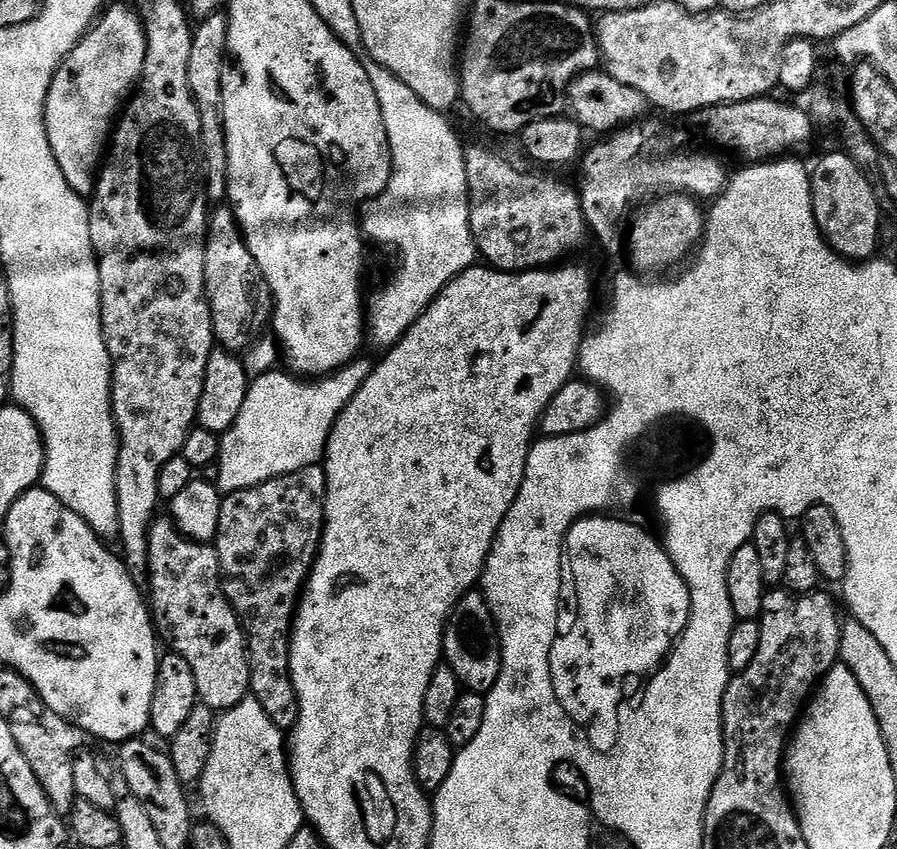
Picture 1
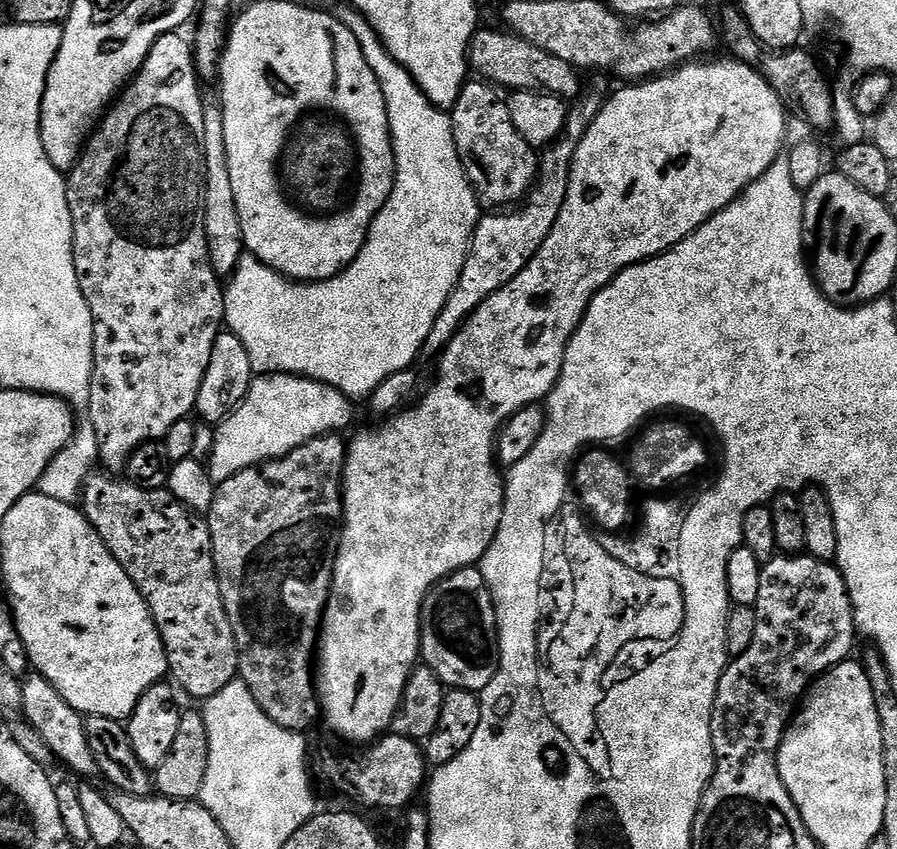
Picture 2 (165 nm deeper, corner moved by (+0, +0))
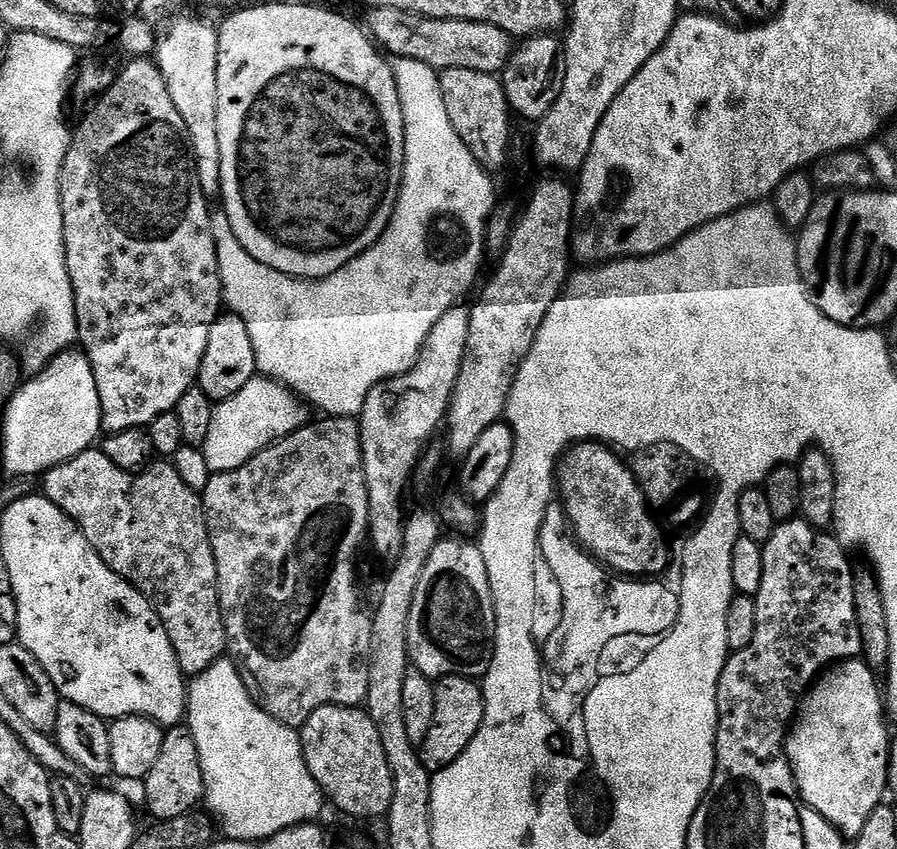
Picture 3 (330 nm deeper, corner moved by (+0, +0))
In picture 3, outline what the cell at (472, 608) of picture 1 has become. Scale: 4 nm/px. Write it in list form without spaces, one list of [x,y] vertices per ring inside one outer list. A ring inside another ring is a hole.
[[[442,538],[438,546],[434,546],[434,554],[430,554],[430,562],[426,562],[426,570],[422,570],[422,578],[418,578],[418,586],[414,590],[414,606],[410,606],[410,626],[408,627],[408,654],[411,667],[416,668],[422,674],[439,678],[442,676],[470,676],[482,678],[490,670],[492,659],[496,653],[496,611],[494,610],[494,598],[490,590],[490,578],[486,574],[486,562],[480,553],[479,543],[468,540],[448,540]]]

